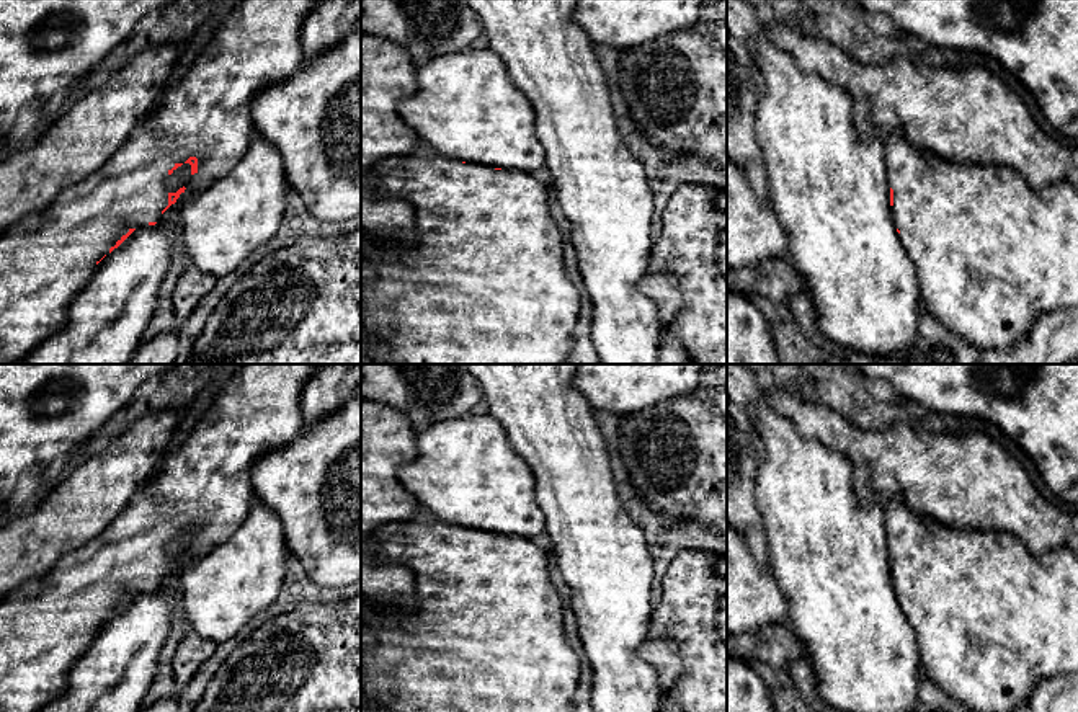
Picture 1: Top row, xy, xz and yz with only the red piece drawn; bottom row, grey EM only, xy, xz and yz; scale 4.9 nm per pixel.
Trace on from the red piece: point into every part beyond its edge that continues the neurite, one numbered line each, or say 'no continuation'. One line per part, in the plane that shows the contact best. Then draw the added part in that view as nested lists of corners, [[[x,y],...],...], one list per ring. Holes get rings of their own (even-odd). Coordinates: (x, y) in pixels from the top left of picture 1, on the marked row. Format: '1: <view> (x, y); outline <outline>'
1: xy (46, 258); outline [[[240,0],[186,73],[163,91],[147,119],[132,131],[109,162],[78,185],[64,189],[46,211],[31,214],[0,234],[0,364],[23,358],[64,325],[75,294],[88,284],[96,263],[122,235],[160,220],[162,211],[168,206],[168,171],[176,163],[185,163],[189,157],[198,158],[198,171],[173,204],[176,212],[193,194],[237,165],[255,132],[252,100],[263,88],[291,77],[305,62],[301,31],[317,3],[318,0]]]

